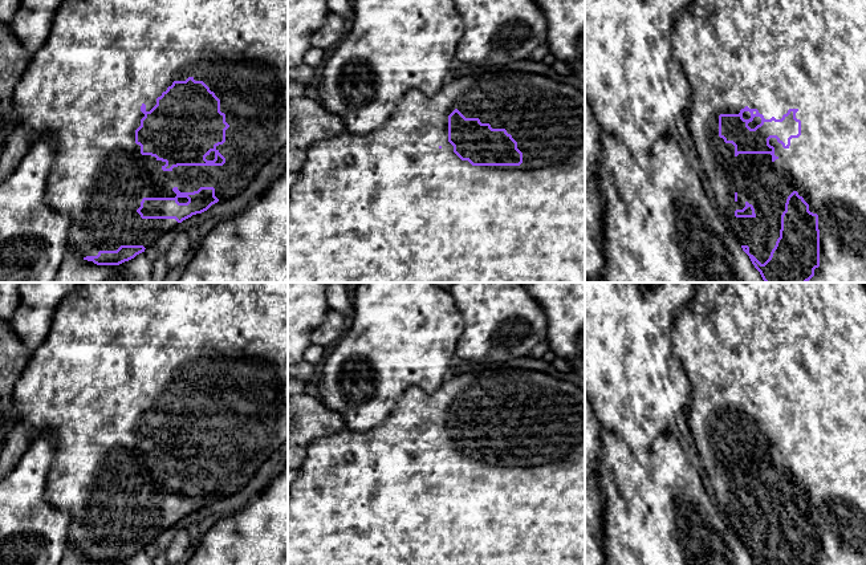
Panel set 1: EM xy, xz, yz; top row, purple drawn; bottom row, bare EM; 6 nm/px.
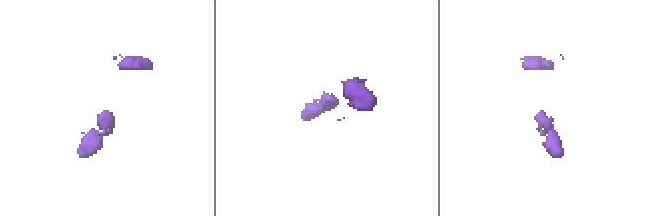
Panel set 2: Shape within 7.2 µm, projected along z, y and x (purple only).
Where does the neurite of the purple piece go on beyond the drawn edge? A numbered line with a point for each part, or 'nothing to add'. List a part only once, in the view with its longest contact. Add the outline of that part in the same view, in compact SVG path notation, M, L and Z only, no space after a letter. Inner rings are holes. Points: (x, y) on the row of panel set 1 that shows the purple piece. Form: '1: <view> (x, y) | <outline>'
1: xy (102, 59) | M65 0L56 12L53 25L46 41L37 52L31 56L27 69L24 70L17 85L15 86L13 103L19 110L20 119L29 130L31 145L33 145L45 134L52 134L56 137L56 154L48 176L44 202L49 207L65 214L69 218L68 253L74 252L82 257L86 257L97 256L99 251L117 251L121 245L143 245L145 248L149 248L163 233L174 229L179 223L175 219L142 219L137 210L141 207L141 202L143 198L175 198L176 194L172 191L174 187L176 187L180 192L194 192L198 191L200 187L214 187L215 196L219 200L233 199L255 180L259 171L264 166L267 166L267 163L276 154L288 149L288 0ZM188 77L192 77L195 81L203 81L210 88L210 90L214 92L215 95L220 99L220 111L225 114L225 122L229 125L229 127L225 130L225 142L223 145L216 146L216 150L225 158L225 163L223 166L178 166L174 167L171 171L163 171L162 167L166 164L166 162L158 160L155 157L151 155L142 155L141 146L135 143L135 130L141 126L141 119L145 117L145 114L141 111L141 106L145 103L146 111L150 111L156 105L156 98L160 97L162 93L166 92L174 81L186 81Z

